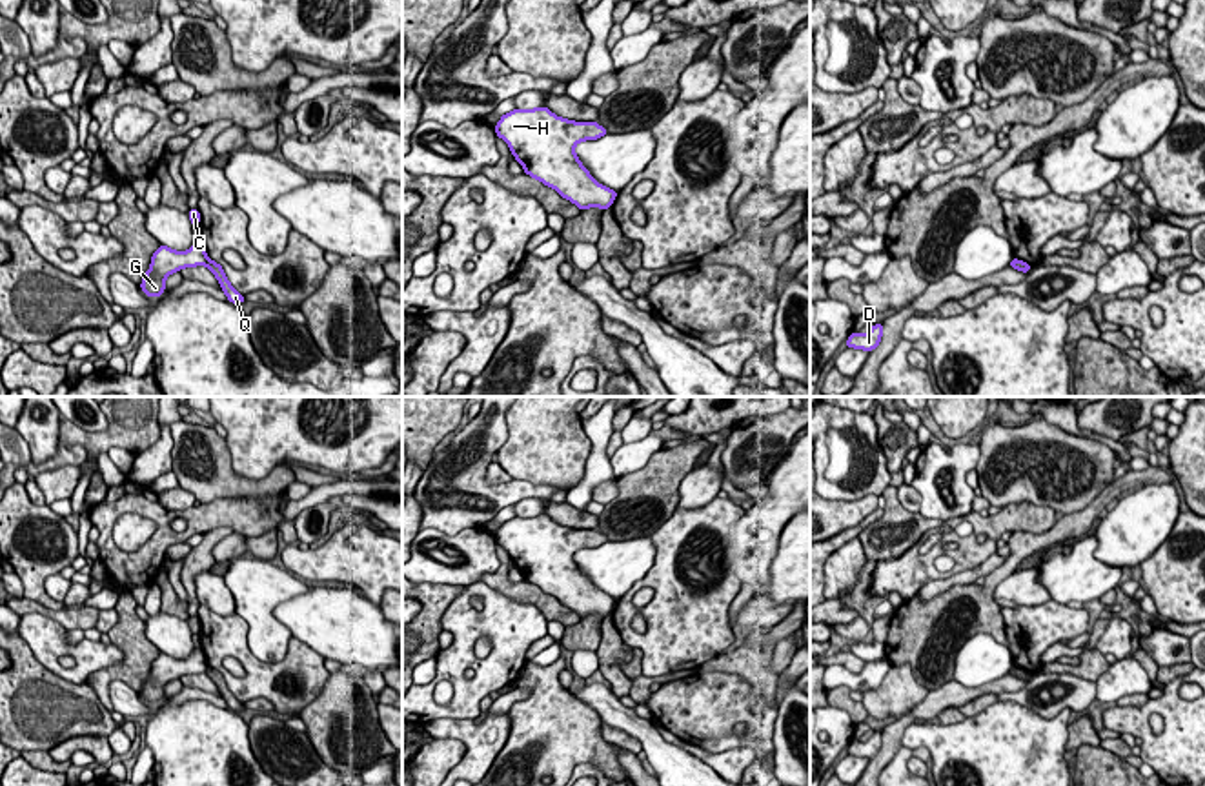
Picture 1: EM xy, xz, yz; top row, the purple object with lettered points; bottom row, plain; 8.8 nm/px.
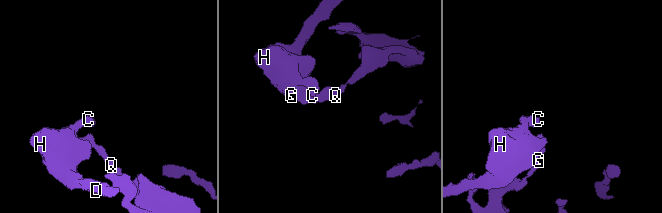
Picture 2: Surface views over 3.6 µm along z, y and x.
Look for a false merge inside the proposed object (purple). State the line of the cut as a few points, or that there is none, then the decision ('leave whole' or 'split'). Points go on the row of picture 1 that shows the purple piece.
xy (208, 259), (204, 264) | split

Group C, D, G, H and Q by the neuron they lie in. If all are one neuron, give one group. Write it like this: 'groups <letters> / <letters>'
groups C D G H / Q

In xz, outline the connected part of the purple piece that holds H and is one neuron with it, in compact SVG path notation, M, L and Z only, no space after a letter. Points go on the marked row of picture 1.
M546 106L513 109L501 116L495 133L502 138L524 175L553 187L581 211L612 207L615 191L593 180L575 155L575 146L597 140L608 131L597 122L573 122L553 115Z

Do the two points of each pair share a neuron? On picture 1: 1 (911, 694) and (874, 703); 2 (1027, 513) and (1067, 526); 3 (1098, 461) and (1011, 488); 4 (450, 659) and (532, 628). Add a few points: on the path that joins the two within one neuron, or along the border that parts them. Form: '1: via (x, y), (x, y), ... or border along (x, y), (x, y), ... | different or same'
1: via (901, 694), (883, 703) | same
2: border along (1060, 515), (1043, 532), (1012, 532) | different
3: via (1076, 463), (1036, 463), (1032, 466) | same
4: via (468, 639), (481, 626), (512, 626) | same

